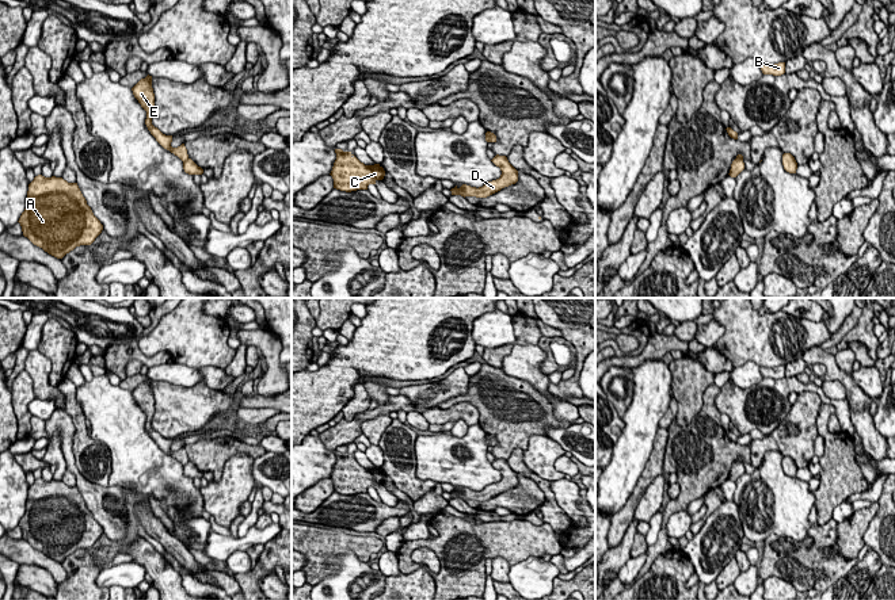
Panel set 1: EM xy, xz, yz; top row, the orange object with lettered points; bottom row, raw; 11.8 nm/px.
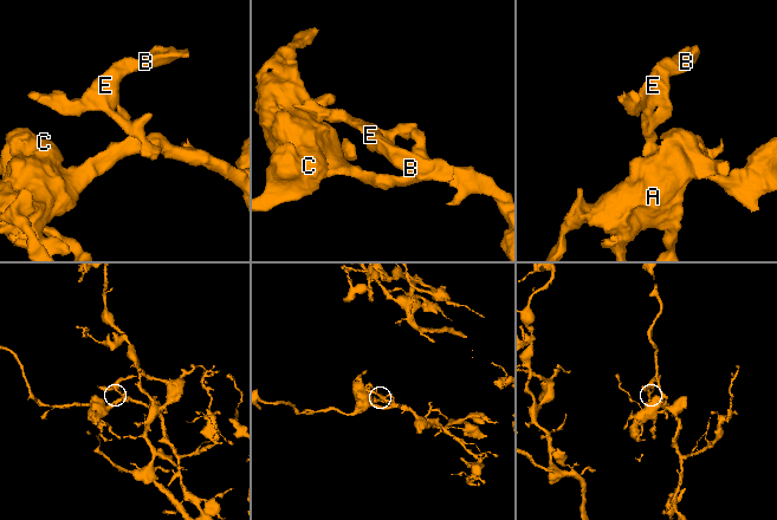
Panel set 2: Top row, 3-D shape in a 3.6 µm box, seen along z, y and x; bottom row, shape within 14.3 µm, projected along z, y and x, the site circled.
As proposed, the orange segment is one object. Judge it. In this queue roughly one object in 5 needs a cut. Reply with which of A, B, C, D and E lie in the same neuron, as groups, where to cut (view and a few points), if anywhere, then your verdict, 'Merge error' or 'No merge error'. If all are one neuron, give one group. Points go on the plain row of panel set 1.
Groups: A C D / B E. Split along xy (189, 462), (183, 466). Merge error

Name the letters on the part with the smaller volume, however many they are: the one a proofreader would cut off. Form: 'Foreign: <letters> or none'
Foreign: B, E

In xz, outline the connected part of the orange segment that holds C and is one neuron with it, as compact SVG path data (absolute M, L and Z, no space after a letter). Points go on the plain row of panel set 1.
M335 452L335 456L336 463L330 478L336 493L346 496L367 493L369 488L376 488L385 479L380 467L365 469L351 455L343 455L342 452Z

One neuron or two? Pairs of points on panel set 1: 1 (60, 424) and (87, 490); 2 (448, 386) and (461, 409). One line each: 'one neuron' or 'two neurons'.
1: one neuron
2: two neurons

